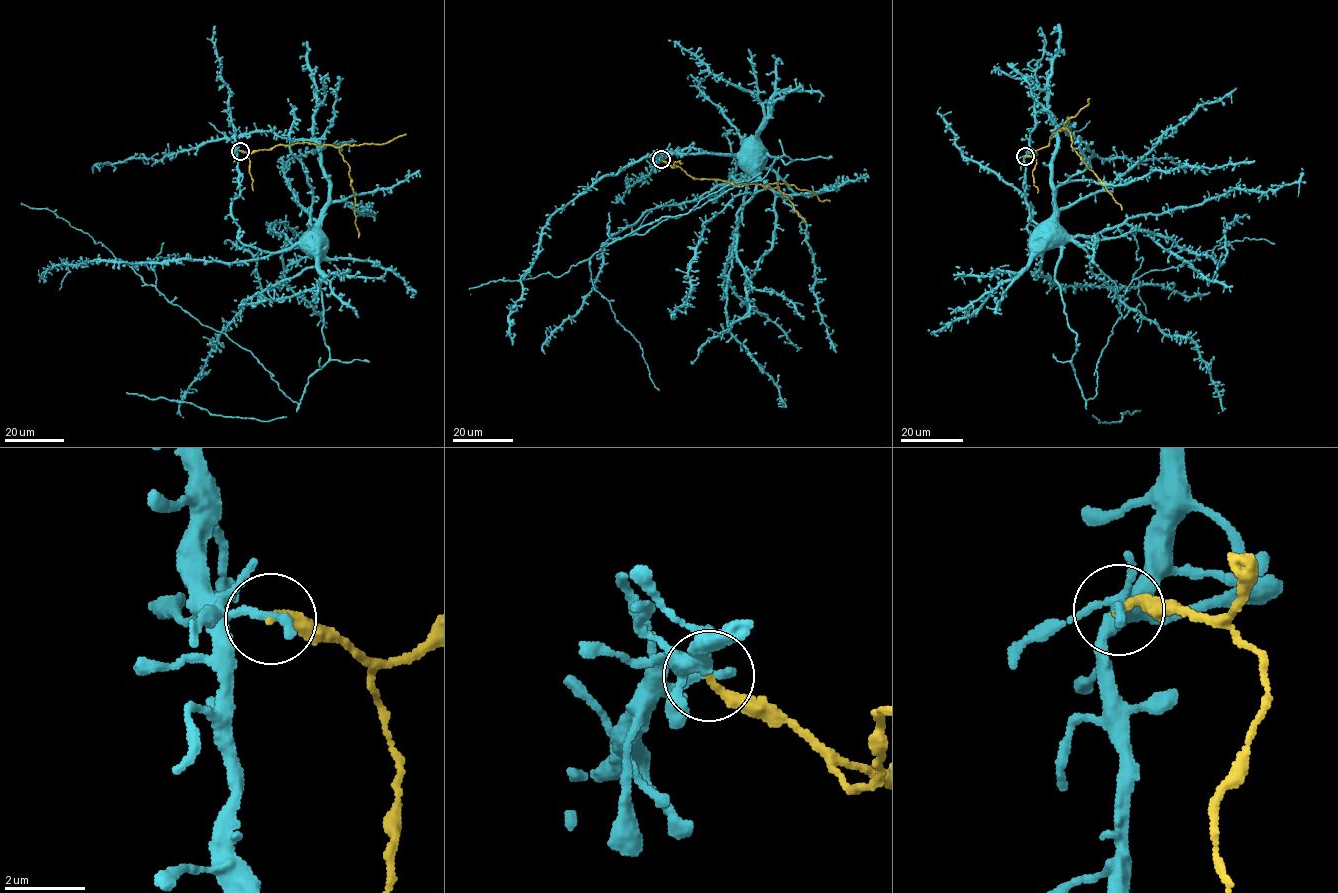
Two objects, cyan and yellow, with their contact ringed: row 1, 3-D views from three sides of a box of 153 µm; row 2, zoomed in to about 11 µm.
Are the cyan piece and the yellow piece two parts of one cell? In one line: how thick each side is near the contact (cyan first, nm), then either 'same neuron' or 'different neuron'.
calibres 280 and 240 nm; different neuron

